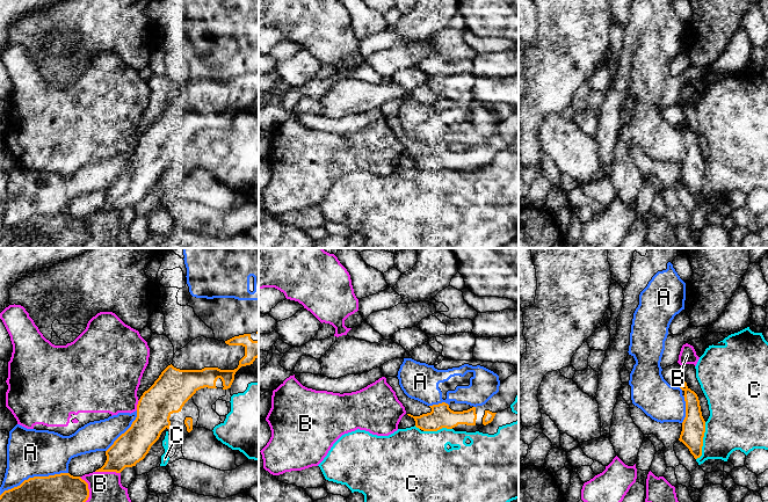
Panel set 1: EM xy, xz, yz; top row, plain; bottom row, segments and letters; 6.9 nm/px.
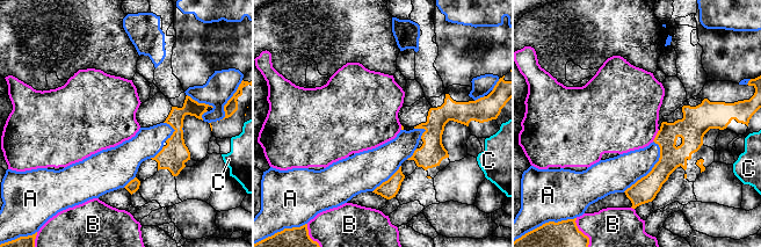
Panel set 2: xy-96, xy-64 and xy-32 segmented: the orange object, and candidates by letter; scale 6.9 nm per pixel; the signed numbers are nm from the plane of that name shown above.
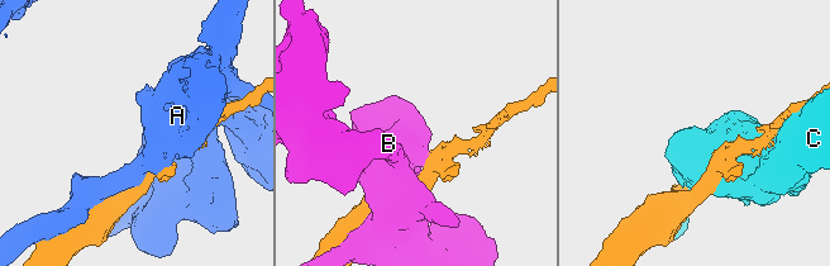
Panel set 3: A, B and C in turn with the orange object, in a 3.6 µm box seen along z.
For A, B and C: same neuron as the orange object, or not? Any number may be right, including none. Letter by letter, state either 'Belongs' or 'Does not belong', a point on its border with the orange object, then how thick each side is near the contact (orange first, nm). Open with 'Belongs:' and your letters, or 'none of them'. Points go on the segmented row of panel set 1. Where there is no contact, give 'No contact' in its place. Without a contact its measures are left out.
Belongs: none of them
A: Does not belong. Touches orange at xy (34, 477). Thickness 200 nm (orange) against 320 nm
B: Does not belong. Touches orange at xy (87, 488). Thickness 200 nm (orange) against 200 nm
C: Does not belong. Touches orange at yz (702, 441). Thickness 160 nm (orange) against 360 nm

